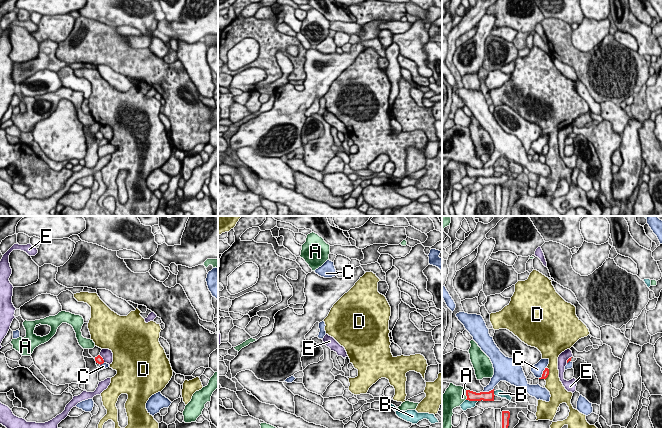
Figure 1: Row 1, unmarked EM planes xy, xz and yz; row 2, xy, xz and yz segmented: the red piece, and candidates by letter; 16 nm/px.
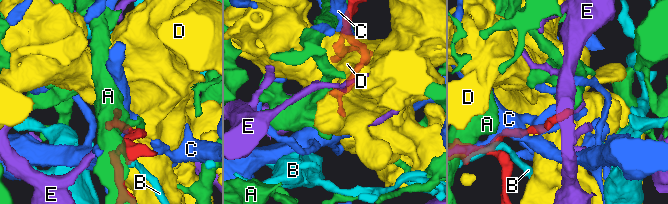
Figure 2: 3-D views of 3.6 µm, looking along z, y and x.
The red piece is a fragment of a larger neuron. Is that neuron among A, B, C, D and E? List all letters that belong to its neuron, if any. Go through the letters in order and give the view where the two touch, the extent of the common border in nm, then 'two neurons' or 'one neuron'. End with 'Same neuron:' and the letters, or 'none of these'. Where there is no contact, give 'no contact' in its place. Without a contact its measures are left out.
A: contact in yz; length 180 nm; two neurons
B: contact in yz; length 190 nm; two neurons
C: contact in yz; length 220 nm; two neurons
D: contact in yz; length 220 nm; two neurons
E: contact in xy; length 170 nm; two neurons
Same neuron: none of these

